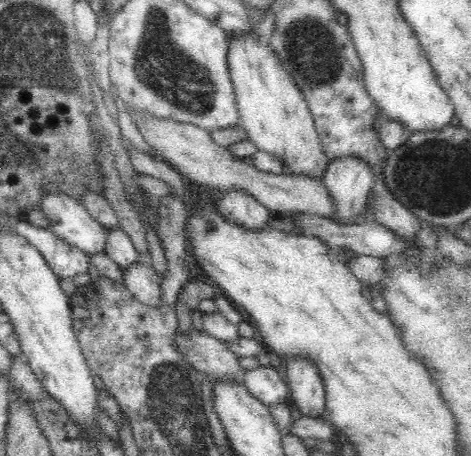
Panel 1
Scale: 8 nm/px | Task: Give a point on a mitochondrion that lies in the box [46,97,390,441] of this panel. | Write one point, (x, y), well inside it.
(77, 166)

